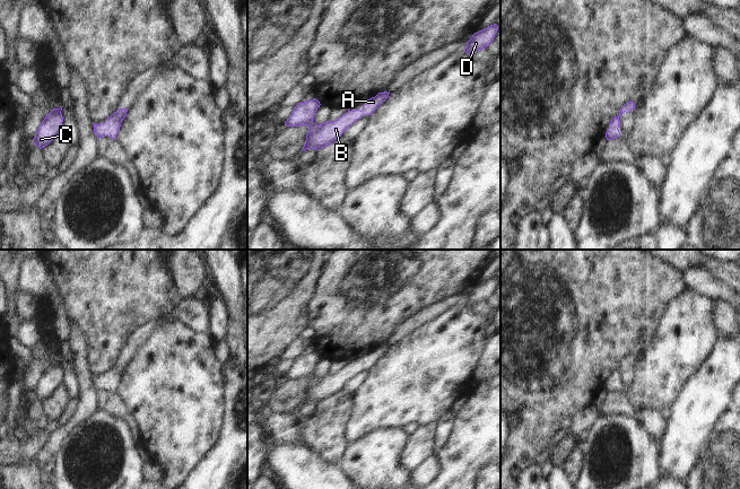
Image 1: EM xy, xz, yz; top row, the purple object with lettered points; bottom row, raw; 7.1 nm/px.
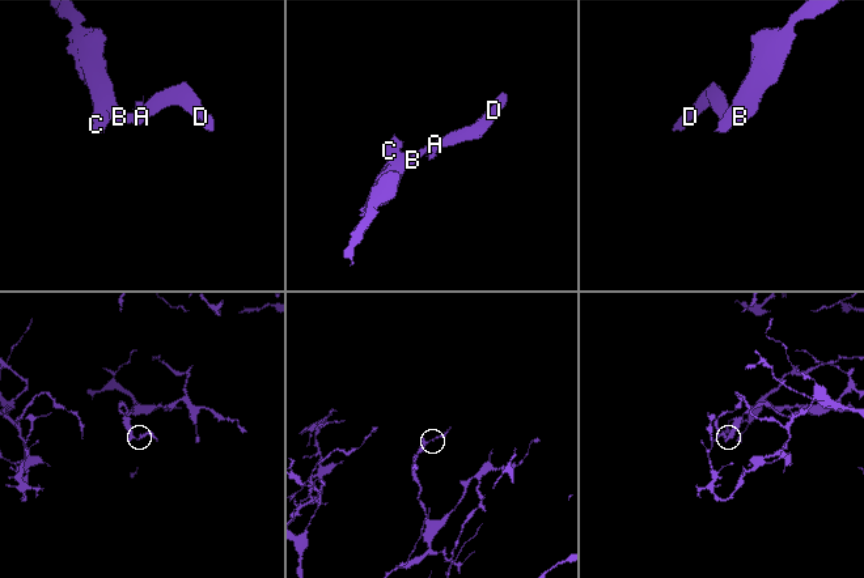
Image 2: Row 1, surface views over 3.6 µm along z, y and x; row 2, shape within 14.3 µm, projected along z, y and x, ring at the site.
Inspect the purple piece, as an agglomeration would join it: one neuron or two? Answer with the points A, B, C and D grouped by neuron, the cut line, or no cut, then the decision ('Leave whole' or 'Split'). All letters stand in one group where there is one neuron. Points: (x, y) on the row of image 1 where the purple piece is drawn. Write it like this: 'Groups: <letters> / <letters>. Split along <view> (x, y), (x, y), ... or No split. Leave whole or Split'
Groups: A B C D. No split. Leave whole

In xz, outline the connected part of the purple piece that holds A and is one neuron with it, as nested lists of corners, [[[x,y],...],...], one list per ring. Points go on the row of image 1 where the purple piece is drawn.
[[[388,91],[378,93],[375,97],[366,101],[363,105],[363,110],[349,111],[341,115],[333,122],[327,121],[320,125],[313,122],[313,116],[320,107],[320,102],[316,98],[311,101],[298,103],[285,125],[287,126],[301,126],[307,125],[308,131],[306,140],[303,147],[303,151],[306,149],[317,149],[331,145],[334,140],[339,139],[341,134],[360,116],[371,115],[388,97]]]

